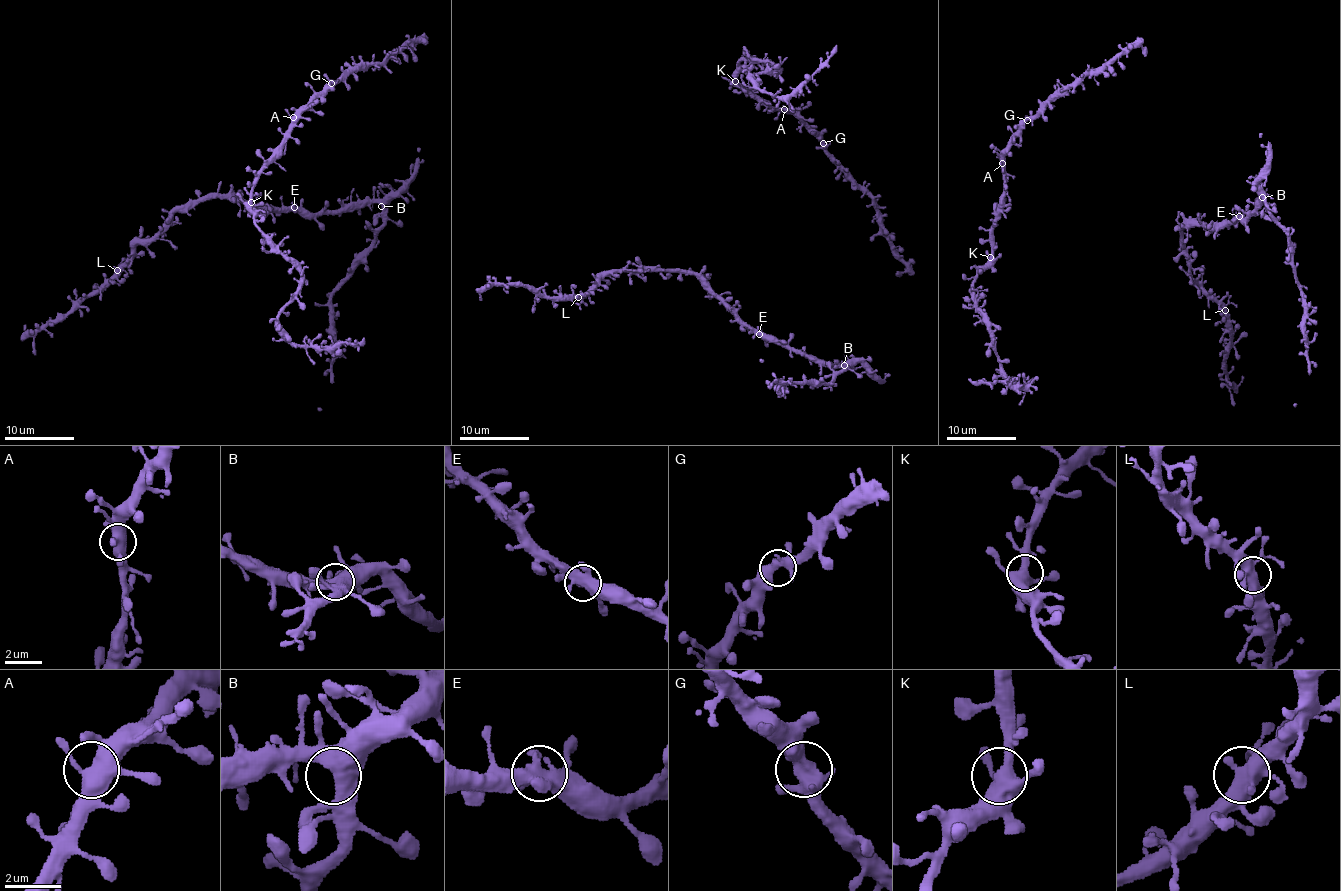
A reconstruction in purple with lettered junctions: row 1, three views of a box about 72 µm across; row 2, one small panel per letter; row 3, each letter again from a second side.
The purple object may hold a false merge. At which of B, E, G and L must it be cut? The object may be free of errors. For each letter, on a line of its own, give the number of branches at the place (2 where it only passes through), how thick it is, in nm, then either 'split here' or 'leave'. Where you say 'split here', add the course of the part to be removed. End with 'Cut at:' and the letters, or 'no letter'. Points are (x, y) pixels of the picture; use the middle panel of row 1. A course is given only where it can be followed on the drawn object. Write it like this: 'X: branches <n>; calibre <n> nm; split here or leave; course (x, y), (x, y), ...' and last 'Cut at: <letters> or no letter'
B: branches 4; calibre 500 nm; leave
E: branches 4; calibre 440 nm; leave
G: branches 4; calibre 480 nm; leave
L: branches 4; calibre 440 nm; leave
Cut at: no letter

